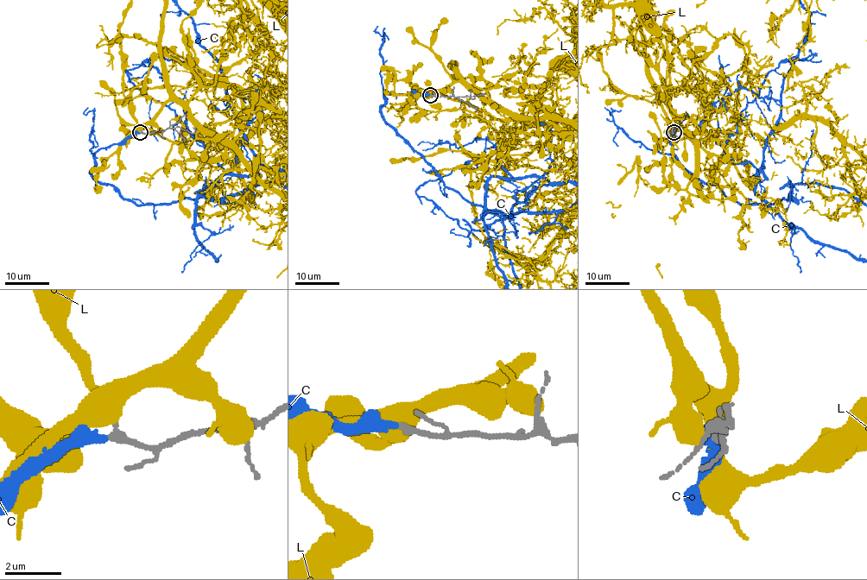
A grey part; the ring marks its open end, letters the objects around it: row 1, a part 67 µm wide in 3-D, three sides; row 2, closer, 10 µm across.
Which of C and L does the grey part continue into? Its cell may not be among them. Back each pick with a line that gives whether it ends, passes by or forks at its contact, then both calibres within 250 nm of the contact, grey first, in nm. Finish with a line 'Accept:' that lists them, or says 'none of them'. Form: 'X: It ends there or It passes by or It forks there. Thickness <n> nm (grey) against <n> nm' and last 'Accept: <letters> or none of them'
C: It ends there. Thickness 260 nm (grey) against 400 nm
Accept: C

